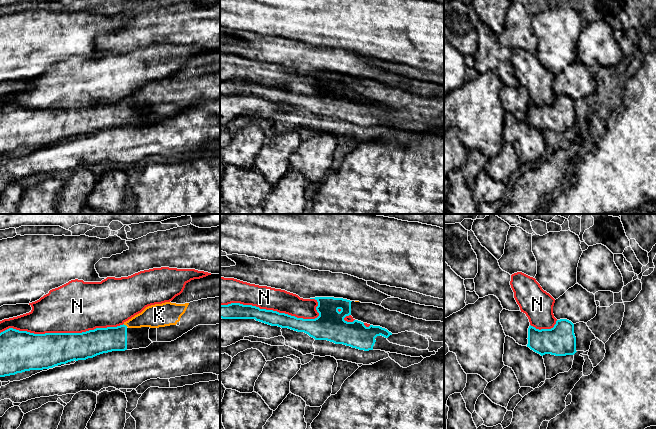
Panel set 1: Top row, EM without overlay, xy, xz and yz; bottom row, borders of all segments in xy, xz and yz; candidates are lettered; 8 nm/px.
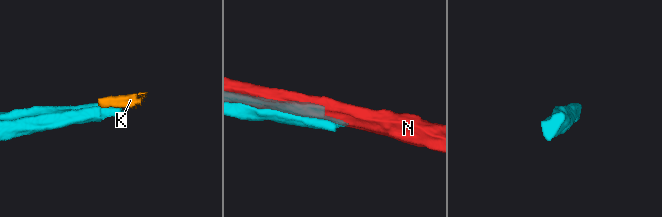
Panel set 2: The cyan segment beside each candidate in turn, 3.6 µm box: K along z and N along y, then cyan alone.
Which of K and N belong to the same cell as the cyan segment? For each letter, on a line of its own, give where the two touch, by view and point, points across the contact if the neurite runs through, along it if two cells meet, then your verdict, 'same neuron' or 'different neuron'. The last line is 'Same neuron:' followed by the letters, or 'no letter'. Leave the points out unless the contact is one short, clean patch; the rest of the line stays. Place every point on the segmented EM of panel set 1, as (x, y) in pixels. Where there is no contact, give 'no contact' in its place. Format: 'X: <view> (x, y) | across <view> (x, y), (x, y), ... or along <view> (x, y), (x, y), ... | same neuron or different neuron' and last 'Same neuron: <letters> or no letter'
K: xy (125, 325) | along xy (123, 324), (127, 326) | different neuron
N: xy (61, 333) | different neuron
Same neuron: no letter

